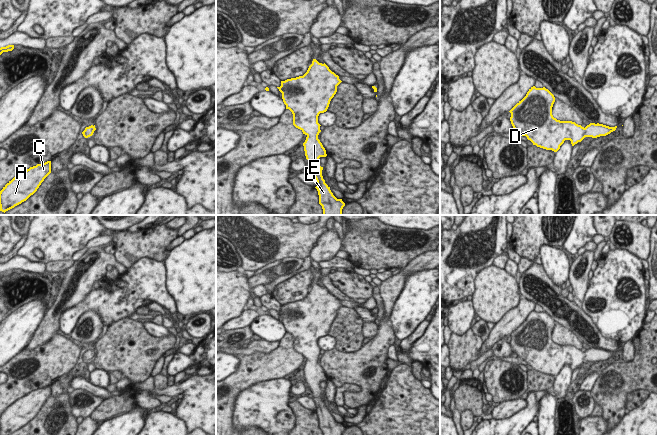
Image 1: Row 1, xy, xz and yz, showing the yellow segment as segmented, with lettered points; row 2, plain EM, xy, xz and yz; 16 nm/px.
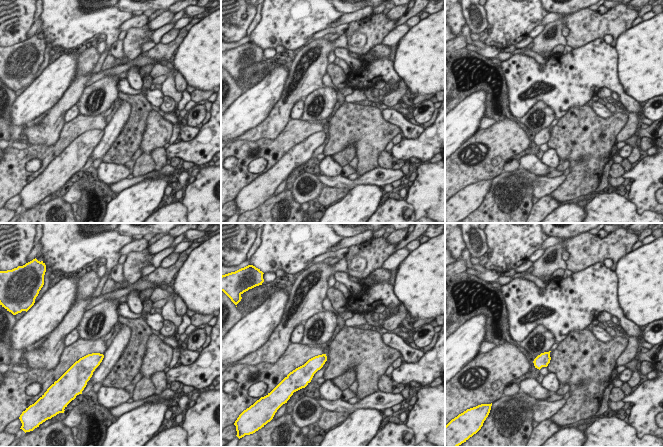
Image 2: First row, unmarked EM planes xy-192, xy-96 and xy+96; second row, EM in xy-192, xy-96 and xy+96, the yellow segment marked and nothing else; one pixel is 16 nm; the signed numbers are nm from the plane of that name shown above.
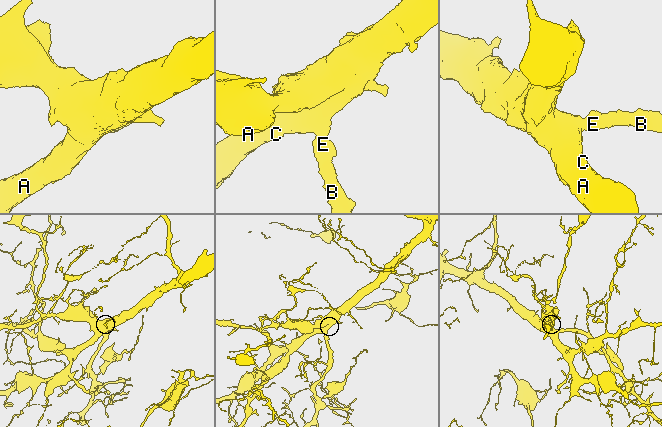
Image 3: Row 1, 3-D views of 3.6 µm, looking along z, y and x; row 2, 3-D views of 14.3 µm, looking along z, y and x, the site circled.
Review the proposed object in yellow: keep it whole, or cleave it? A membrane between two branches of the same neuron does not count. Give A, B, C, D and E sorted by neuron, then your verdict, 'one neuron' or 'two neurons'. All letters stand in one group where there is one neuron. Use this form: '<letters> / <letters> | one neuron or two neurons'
A B C D E | one neuron

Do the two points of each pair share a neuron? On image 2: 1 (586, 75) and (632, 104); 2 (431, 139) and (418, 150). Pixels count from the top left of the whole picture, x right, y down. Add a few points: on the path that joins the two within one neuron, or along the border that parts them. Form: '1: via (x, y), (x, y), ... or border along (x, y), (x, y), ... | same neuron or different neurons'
1: via (598, 75), (604, 75), (621, 92) | same neuron
2: via (428, 142), (421, 147) | same neuron

